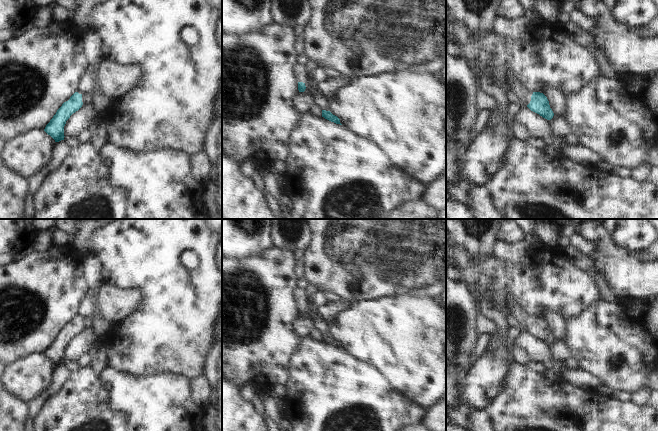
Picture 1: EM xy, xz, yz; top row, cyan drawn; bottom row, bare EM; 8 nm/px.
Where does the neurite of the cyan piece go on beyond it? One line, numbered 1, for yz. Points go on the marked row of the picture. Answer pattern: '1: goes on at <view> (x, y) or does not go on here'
1: goes on at yz (521, 91)

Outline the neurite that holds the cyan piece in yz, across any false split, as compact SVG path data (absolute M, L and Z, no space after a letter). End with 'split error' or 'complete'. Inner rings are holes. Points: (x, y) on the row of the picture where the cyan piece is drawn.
M510 70L506 71L506 75L510 80L512 90L519 97L521 104L526 105L531 111L539 114L547 120L553 118L554 113L550 108L547 97L543 93L529 91L518 81L516 75Z; split error

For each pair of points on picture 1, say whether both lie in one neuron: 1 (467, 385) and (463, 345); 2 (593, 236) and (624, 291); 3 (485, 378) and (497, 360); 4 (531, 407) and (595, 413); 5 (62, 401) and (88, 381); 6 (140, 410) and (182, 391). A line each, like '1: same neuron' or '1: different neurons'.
1: different neurons
2: same neuron
3: same neuron
4: same neuron
5: same neuron
6: same neuron

